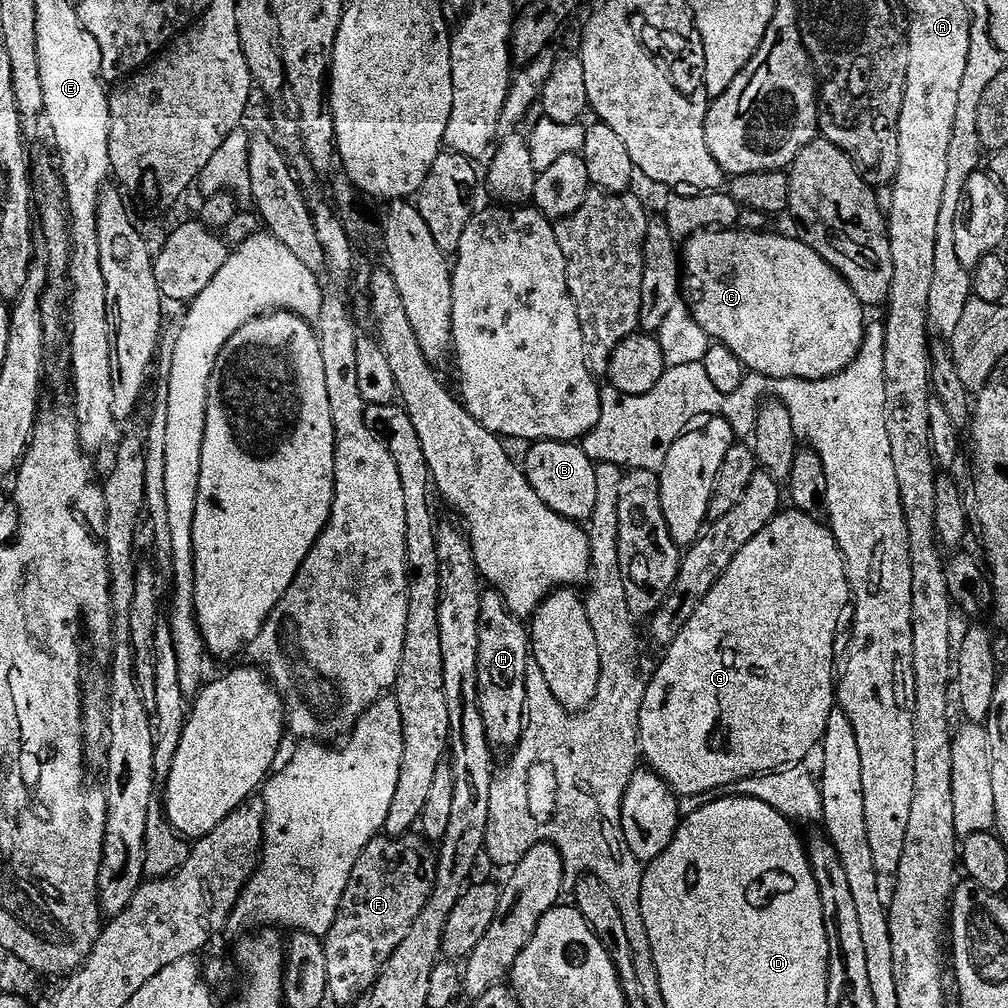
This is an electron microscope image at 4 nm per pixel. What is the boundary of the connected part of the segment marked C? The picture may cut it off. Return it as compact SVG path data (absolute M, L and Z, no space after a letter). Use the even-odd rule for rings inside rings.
M743 209L740 214L740 230L701 230L683 245L682 248L682 268L686 273L686 300L692 307L692 314L684 302L676 303L670 309L668 317L662 323L658 333L658 339L662 346L664 362L667 367L680 365L690 365L703 363L706 374L709 375L710 382L717 387L718 392L723 396L736 393L744 381L746 369L742 363L748 367L749 373L757 376L769 376L775 380L825 380L831 376L837 376L839 372L846 370L864 345L866 333L864 333L864 311L865 305L861 303L859 295L848 284L848 281L840 275L834 268L829 268L828 264L809 244L805 244L803 239L791 240L788 236L771 236L768 232L760 232L772 223L772 218L760 211ZM708 336L713 336L716 340L721 340L724 346L714 346L708 351Z

